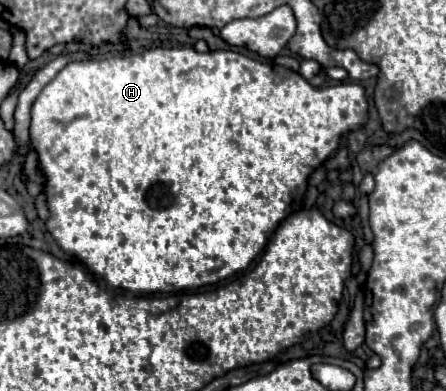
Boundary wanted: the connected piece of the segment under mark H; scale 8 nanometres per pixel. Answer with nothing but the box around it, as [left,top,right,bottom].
[30,48,368,294]

